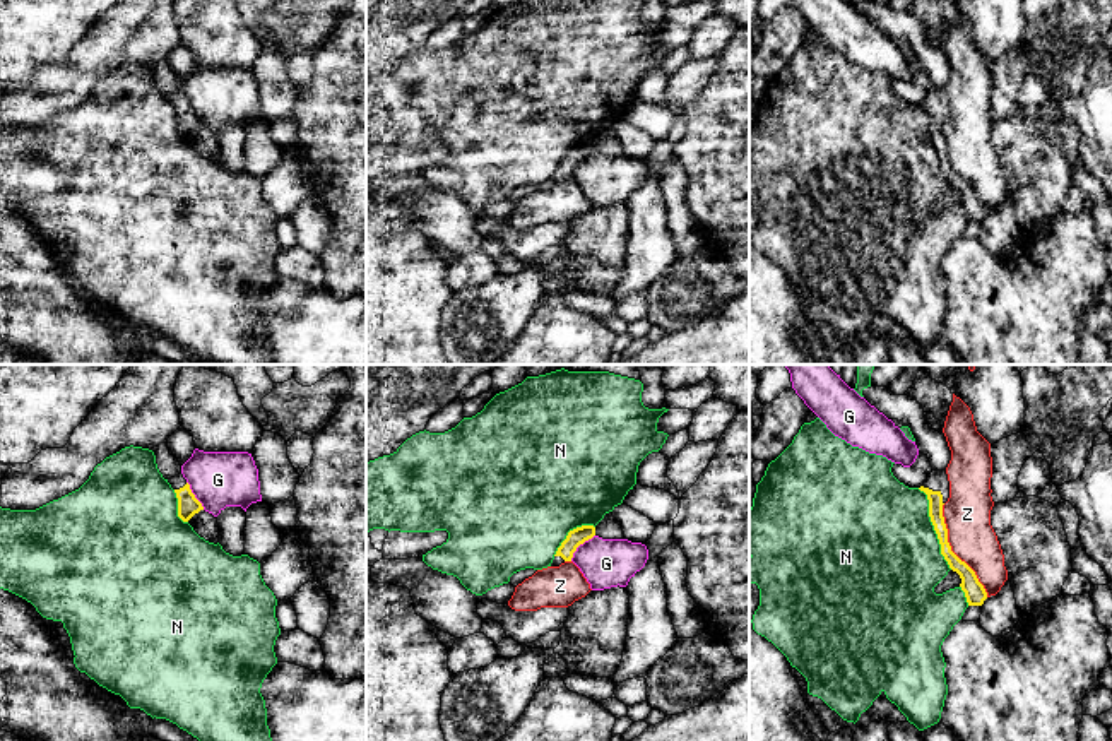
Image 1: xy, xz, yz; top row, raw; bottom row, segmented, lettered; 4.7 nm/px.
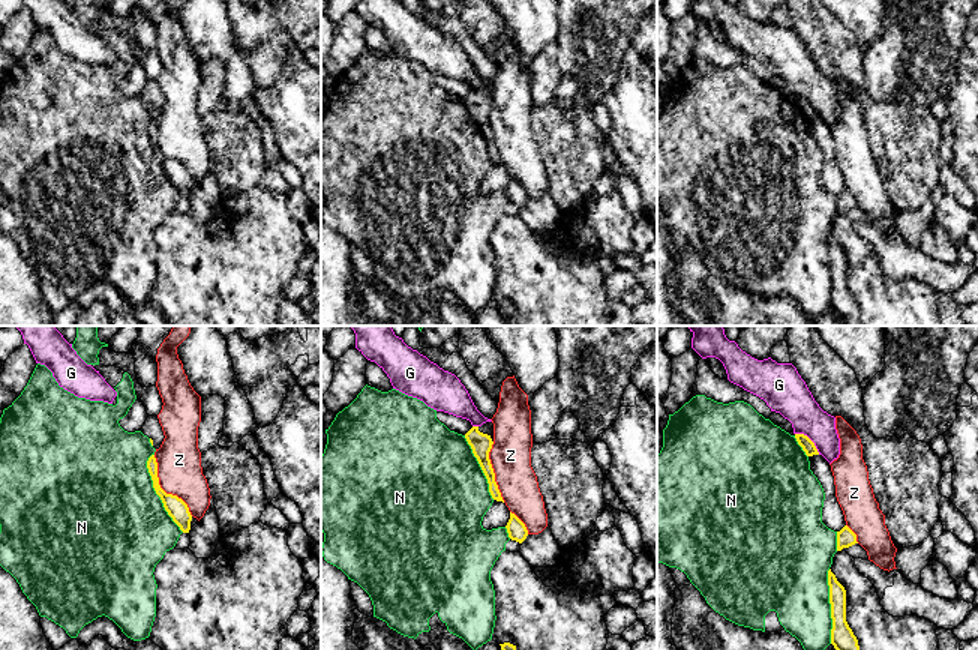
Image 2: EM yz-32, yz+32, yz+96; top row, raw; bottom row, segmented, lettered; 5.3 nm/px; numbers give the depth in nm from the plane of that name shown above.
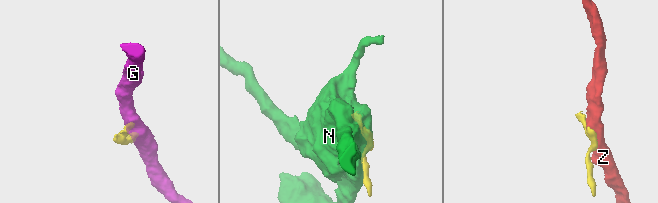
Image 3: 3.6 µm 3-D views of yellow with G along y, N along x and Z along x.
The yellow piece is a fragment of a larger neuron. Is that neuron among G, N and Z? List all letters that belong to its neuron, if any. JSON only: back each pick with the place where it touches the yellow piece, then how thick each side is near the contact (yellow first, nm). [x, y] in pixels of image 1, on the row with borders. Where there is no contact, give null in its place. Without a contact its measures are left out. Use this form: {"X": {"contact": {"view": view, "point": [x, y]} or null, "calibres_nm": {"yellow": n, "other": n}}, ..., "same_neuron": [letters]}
{"same_neuron": []}

